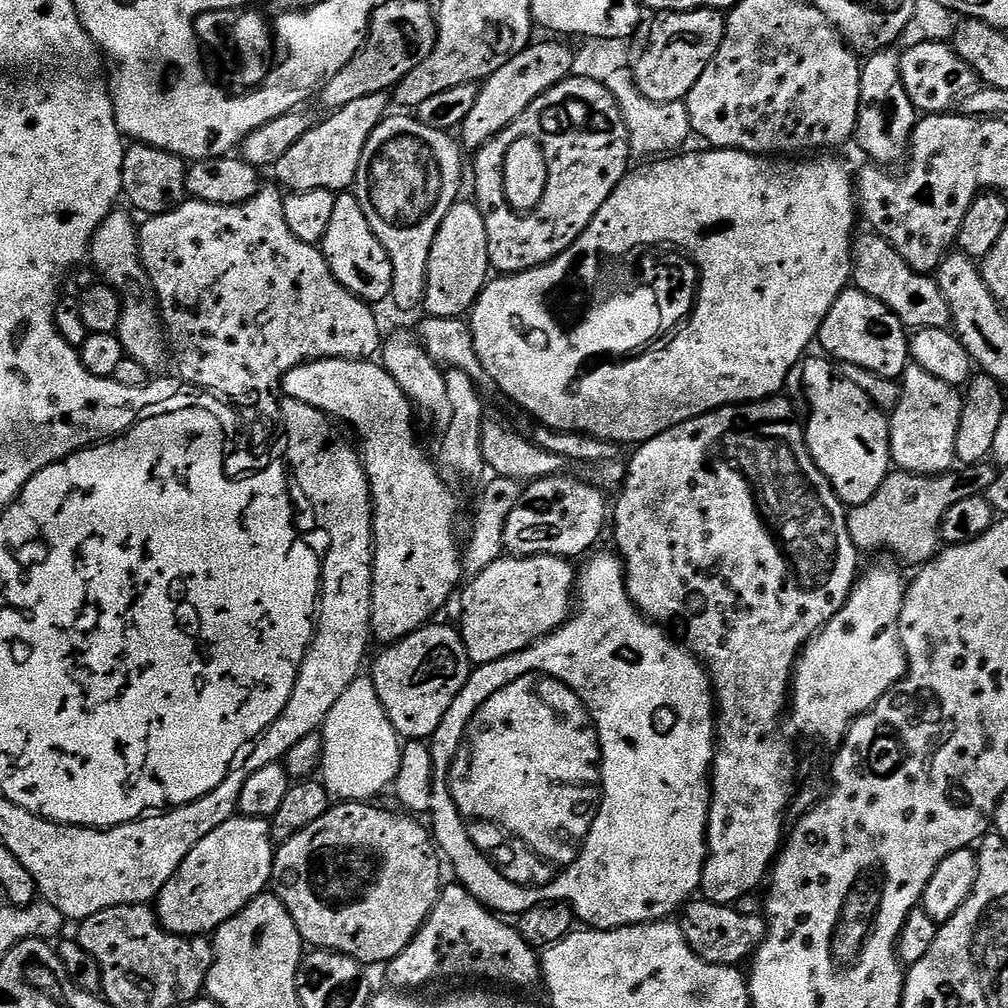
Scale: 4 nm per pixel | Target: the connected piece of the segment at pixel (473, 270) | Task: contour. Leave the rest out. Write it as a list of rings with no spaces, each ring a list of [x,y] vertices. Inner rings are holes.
[[[457,202],[446,218],[442,218],[442,226],[438,226],[438,234],[434,234],[434,242],[430,246],[423,311],[434,318],[467,317],[489,279],[486,222],[475,203]]]

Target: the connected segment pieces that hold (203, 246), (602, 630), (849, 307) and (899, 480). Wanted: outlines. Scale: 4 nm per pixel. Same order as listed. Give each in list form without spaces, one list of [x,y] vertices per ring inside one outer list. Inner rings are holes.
[[[274,186],[261,187],[256,196],[238,205],[212,205],[206,201],[185,199],[183,204],[176,205],[169,212],[163,212],[157,216],[149,216],[138,228],[140,238],[140,261],[144,263],[146,274],[152,283],[152,289],[156,291],[156,302],[160,309],[160,315],[164,321],[166,339],[170,345],[174,364],[178,368],[179,379],[188,384],[191,380],[206,384],[208,387],[223,389],[236,399],[242,399],[244,404],[256,405],[256,408],[264,408],[264,412],[276,412],[277,400],[272,400],[272,392],[282,392],[284,376],[294,366],[306,364],[310,360],[366,360],[376,355],[382,348],[382,335],[380,336],[380,324],[371,307],[360,297],[355,296],[350,290],[346,290],[334,278],[330,266],[326,262],[323,251],[317,245],[307,244],[299,240],[286,226],[286,214],[284,213],[284,196],[281,189]]]
[[[609,552],[593,555],[593,560],[584,569],[579,569],[579,611],[556,632],[542,637],[521,652],[498,662],[479,665],[430,738],[434,758],[432,810],[444,810],[444,806],[452,806],[448,792],[444,792],[444,768],[448,768],[452,752],[456,752],[456,744],[460,744],[464,720],[472,716],[472,708],[476,708],[484,696],[492,696],[500,684],[516,680],[520,672],[528,672],[528,668],[544,668],[544,672],[564,676],[564,680],[568,680],[568,684],[572,684],[572,688],[592,704],[592,712],[596,712],[596,720],[600,720],[600,732],[604,732],[604,760],[608,760],[608,764],[604,764],[608,800],[604,800],[604,812],[600,812],[600,820],[596,820],[596,828],[592,828],[592,840],[588,840],[580,864],[576,864],[576,868],[572,868],[556,888],[548,888],[548,892],[524,892],[524,888],[504,884],[500,876],[490,876],[488,886],[473,897],[497,914],[529,912],[546,900],[558,900],[570,904],[575,919],[592,930],[652,924],[656,920],[675,917],[701,891],[704,883],[704,863],[708,860],[708,815],[712,812],[710,773],[712,758],[716,754],[716,698],[712,677],[707,667],[683,643],[675,644],[661,625],[652,623],[637,608],[624,584],[624,565],[619,555]]]
[[[852,286],[836,299],[834,306],[830,306],[830,314],[826,314],[820,324],[818,344],[825,348],[823,351],[833,361],[841,365],[853,364],[887,380],[899,381],[910,363],[909,339],[904,323],[883,302]]]
[[[995,463],[969,464],[959,470],[945,472],[939,476],[915,476],[913,472],[889,471],[888,477],[878,486],[878,494],[870,498],[870,502],[862,502],[862,506],[848,508],[848,533],[854,546],[861,553],[864,552],[893,552],[904,564],[923,566],[934,559],[937,552],[941,551],[940,527],[942,518],[946,518],[946,510],[950,506],[962,502],[962,498],[974,498],[987,493],[990,486],[994,486],[998,468]]]

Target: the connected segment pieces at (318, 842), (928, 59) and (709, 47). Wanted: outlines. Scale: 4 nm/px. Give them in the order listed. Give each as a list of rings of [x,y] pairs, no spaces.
[[[368,802],[337,803],[335,806],[329,807],[328,812],[322,814],[322,818],[318,818],[318,822],[310,822],[310,826],[306,826],[306,830],[294,834],[294,838],[283,841],[275,849],[272,857],[272,878],[270,884],[277,898],[284,903],[286,910],[294,918],[294,926],[298,926],[300,938],[305,945],[311,946],[316,950],[341,952],[343,956],[354,958],[365,966],[373,966],[372,964],[384,966],[398,954],[402,954],[402,950],[406,950],[406,946],[410,946],[410,942],[415,938],[420,927],[426,922],[426,918],[434,910],[434,902],[440,896],[442,887],[442,879],[440,880],[440,860],[442,864],[442,856],[434,843],[433,833],[425,825],[424,829],[416,821],[419,819],[413,818],[408,814],[401,814],[399,811],[396,811],[397,813],[387,812],[384,808],[372,807],[376,806]]]
[[[947,43],[923,44],[899,53],[900,77],[910,102],[920,114],[944,114],[955,109],[960,101],[977,87],[976,72]]]
[[[699,8],[693,12],[662,12],[655,19],[634,65],[636,86],[650,102],[680,102],[694,90],[694,82],[702,78],[702,70],[706,70],[714,54],[718,54],[726,16],[715,8]]]

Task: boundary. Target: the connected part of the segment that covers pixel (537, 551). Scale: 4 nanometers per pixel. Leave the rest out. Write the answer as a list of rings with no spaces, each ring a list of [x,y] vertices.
[[[568,475],[533,480],[523,489],[518,504],[506,519],[504,547],[511,555],[577,558],[583,552],[593,551],[591,548],[604,532],[604,523],[609,523],[610,500],[587,479],[575,480]]]

